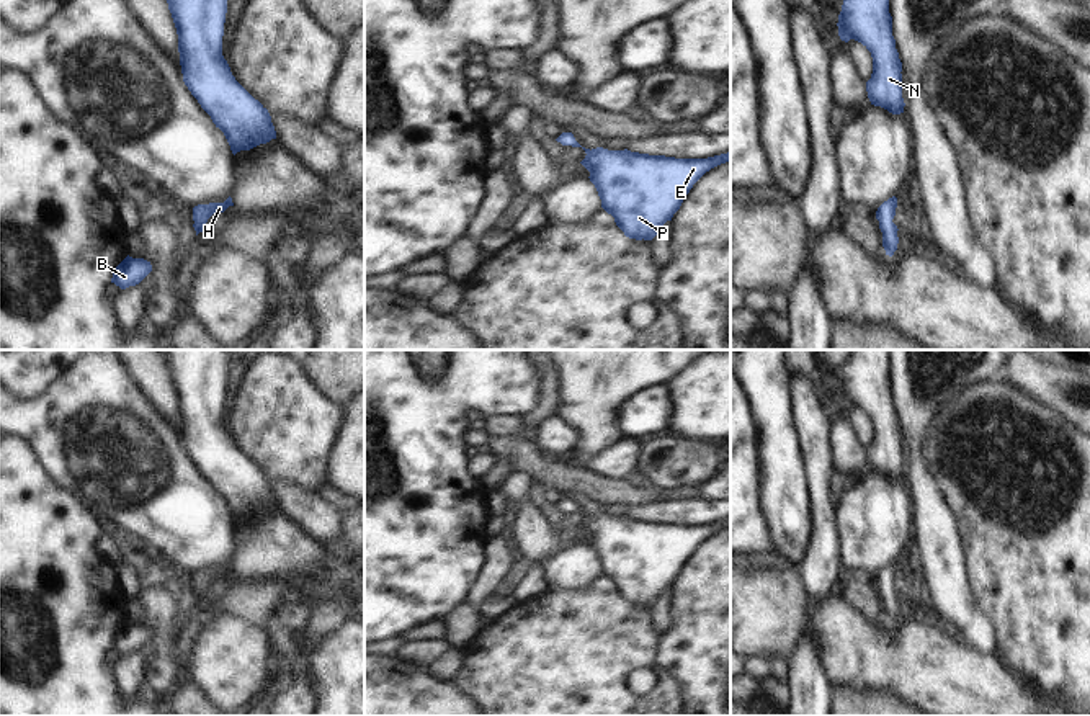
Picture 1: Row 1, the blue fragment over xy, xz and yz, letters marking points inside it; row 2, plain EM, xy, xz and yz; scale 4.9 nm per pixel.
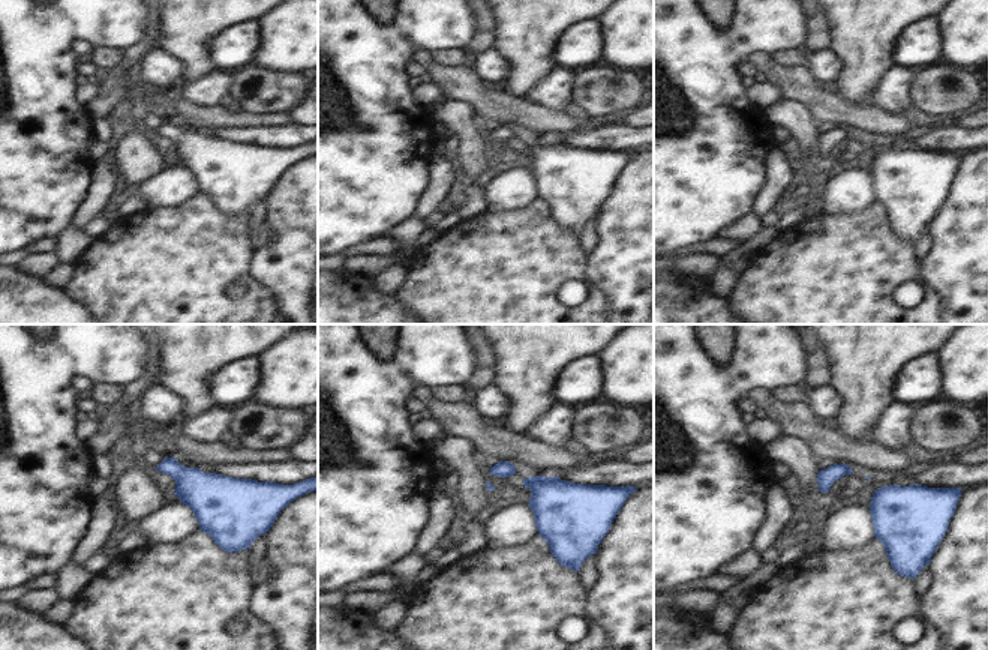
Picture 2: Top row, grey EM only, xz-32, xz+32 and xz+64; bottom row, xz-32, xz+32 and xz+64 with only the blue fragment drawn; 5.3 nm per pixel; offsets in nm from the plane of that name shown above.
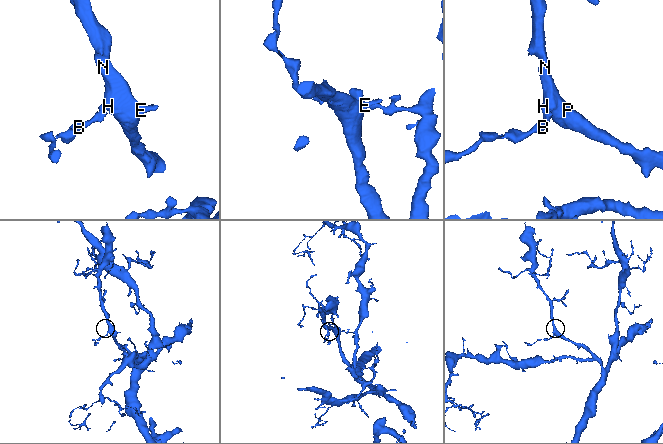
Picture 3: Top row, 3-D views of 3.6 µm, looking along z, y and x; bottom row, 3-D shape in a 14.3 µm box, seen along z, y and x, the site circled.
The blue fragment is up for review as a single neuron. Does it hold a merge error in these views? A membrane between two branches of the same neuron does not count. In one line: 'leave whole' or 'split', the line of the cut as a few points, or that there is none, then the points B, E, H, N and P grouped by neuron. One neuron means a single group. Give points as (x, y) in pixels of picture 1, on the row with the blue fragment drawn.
leave whole; cut none; groups B E H N P

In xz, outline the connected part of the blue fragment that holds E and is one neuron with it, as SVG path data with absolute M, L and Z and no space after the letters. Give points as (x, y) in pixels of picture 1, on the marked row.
M582 149L587 155L580 163L590 172L588 178L598 191L601 208L614 217L626 237L636 240L652 240L659 229L672 221L693 185L711 168L730 162L730 152L708 159L675 159L628 149Z

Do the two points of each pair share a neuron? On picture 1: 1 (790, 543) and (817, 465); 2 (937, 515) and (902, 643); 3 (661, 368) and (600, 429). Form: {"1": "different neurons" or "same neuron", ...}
{"1": "different neurons", "2": "different neurons", "3": "same neuron"}

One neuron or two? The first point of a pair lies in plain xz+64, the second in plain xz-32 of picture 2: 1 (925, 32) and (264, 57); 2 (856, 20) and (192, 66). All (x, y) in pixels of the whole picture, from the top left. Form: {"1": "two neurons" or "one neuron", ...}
{"1": "two neurons", "2": "one neuron"}

